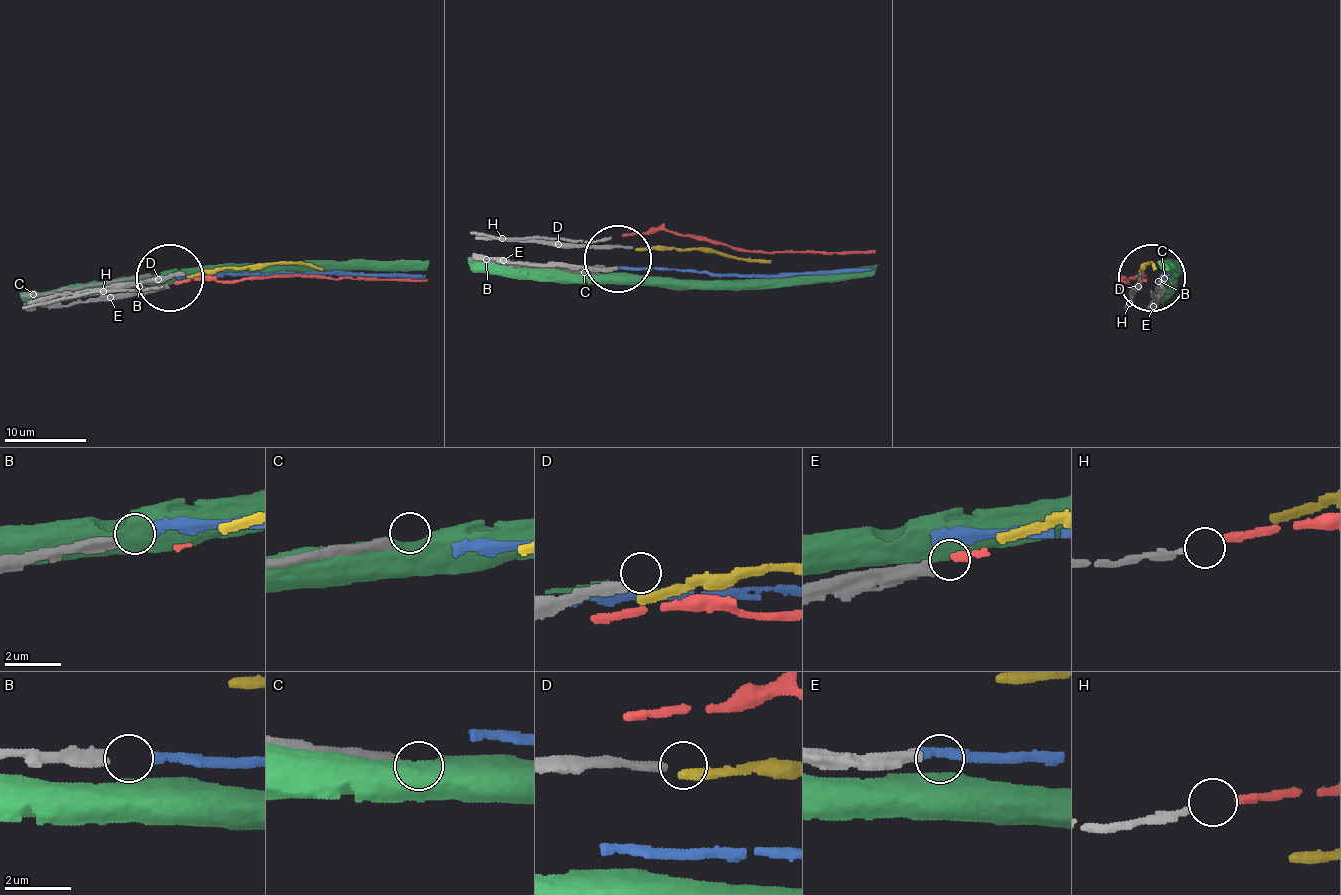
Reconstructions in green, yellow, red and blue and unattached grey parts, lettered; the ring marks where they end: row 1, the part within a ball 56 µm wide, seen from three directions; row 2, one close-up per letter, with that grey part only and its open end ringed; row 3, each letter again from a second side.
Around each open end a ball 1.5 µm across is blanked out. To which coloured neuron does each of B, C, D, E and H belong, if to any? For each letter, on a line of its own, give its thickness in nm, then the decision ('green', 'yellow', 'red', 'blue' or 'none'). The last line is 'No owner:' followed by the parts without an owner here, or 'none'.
B: 340 nm | blue
C: 300 nm | none
D: 320 nm | none
E: 380 nm | none
H: 220 nm | red
No owner: C, D, E

